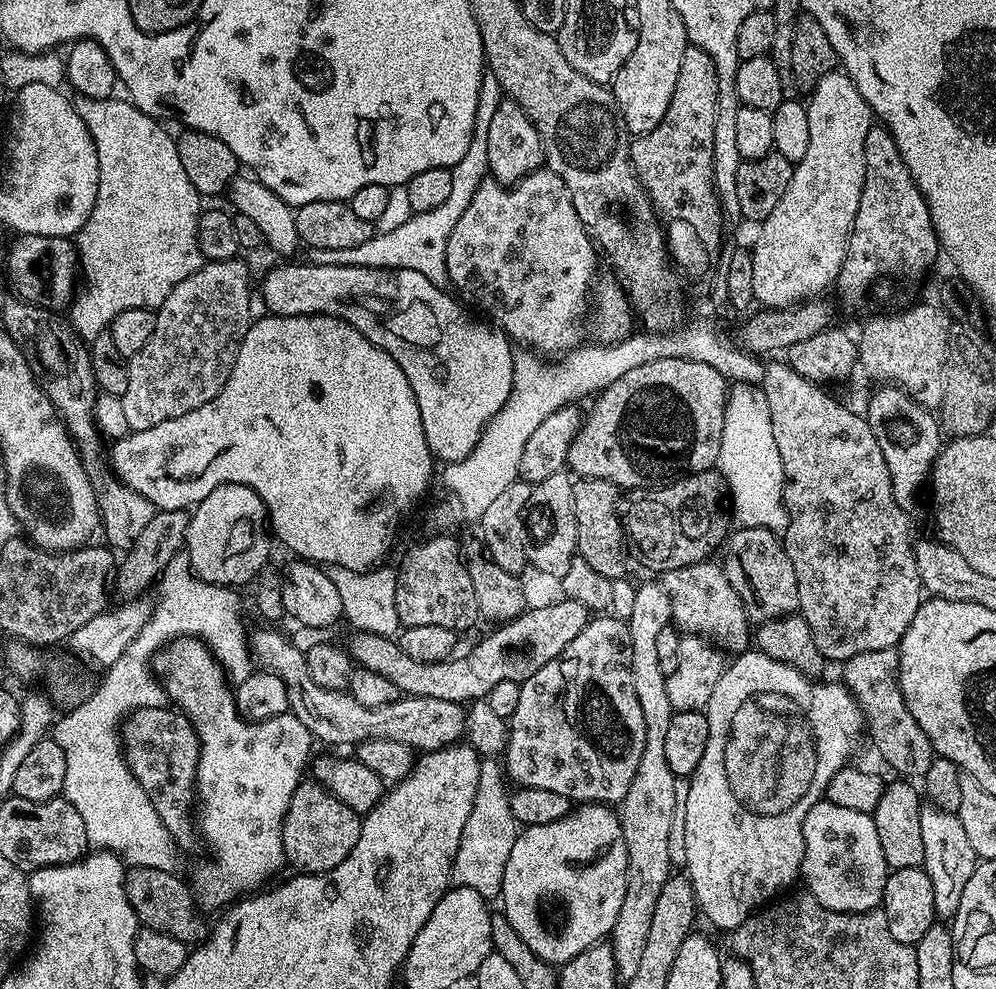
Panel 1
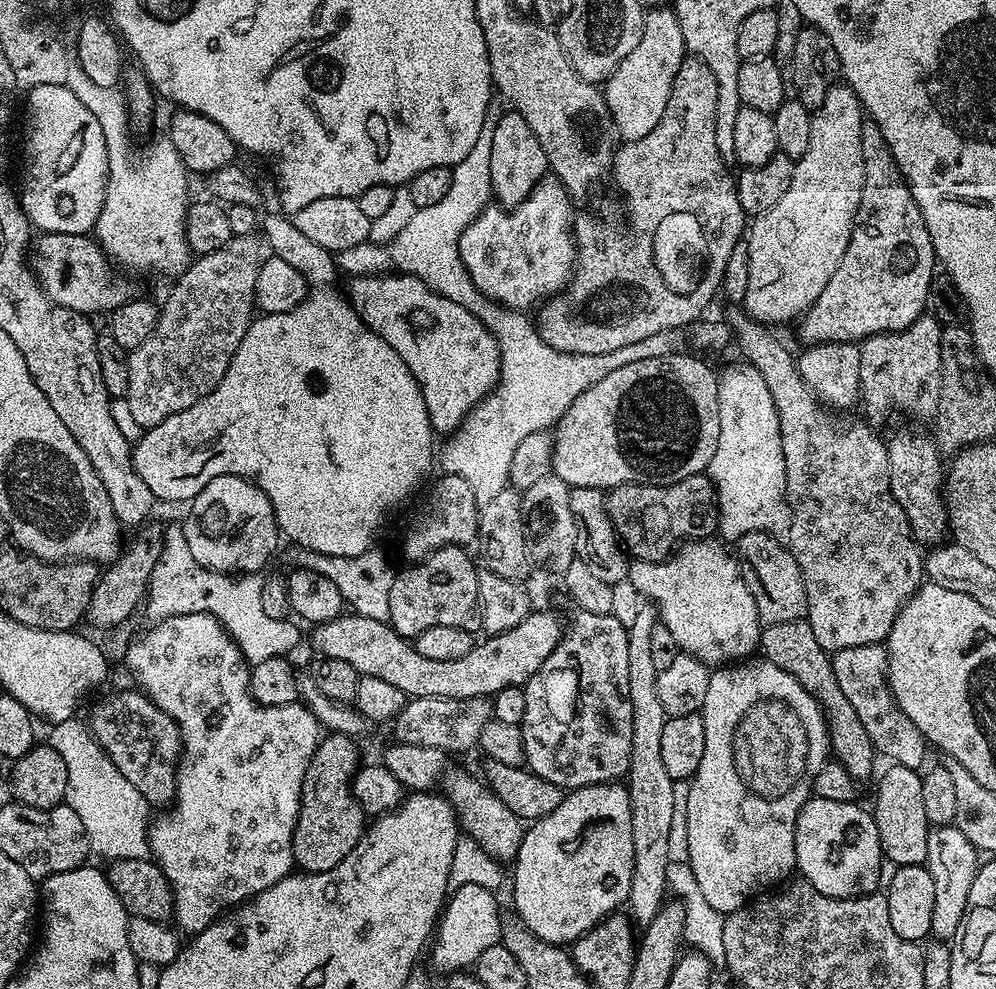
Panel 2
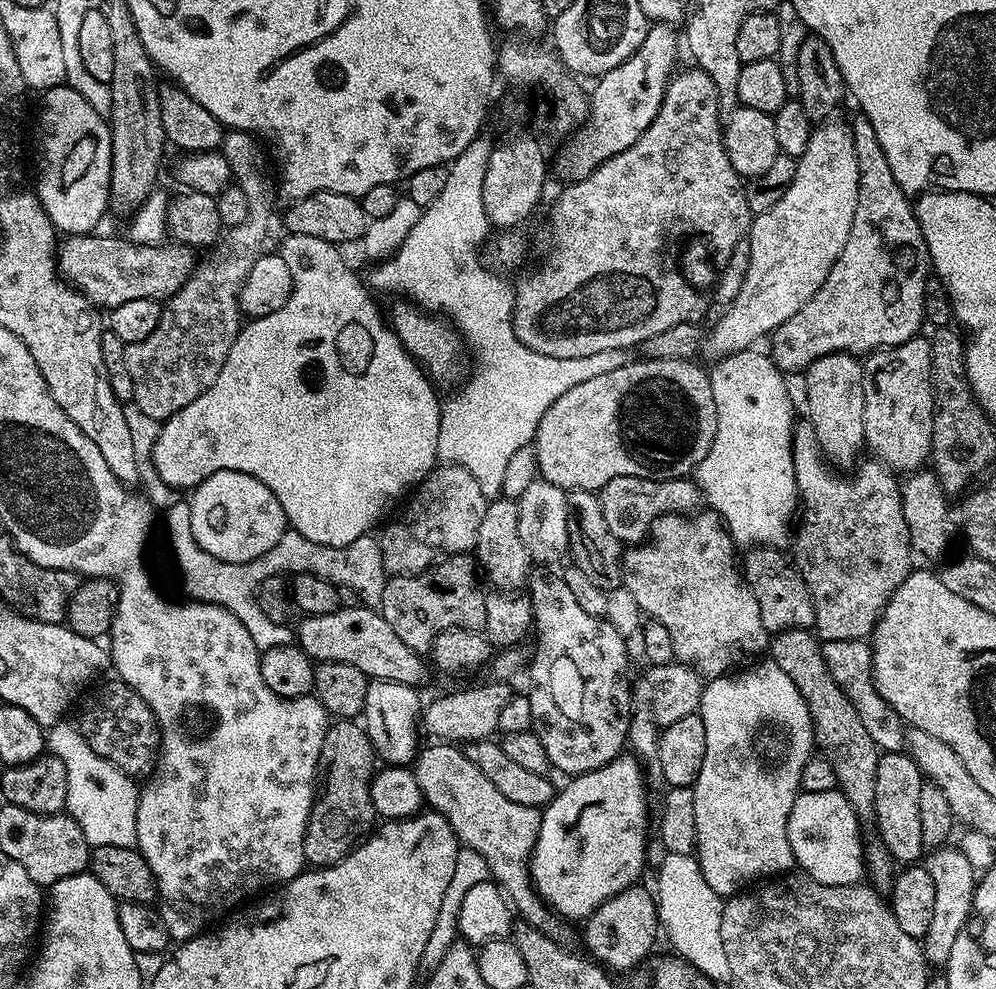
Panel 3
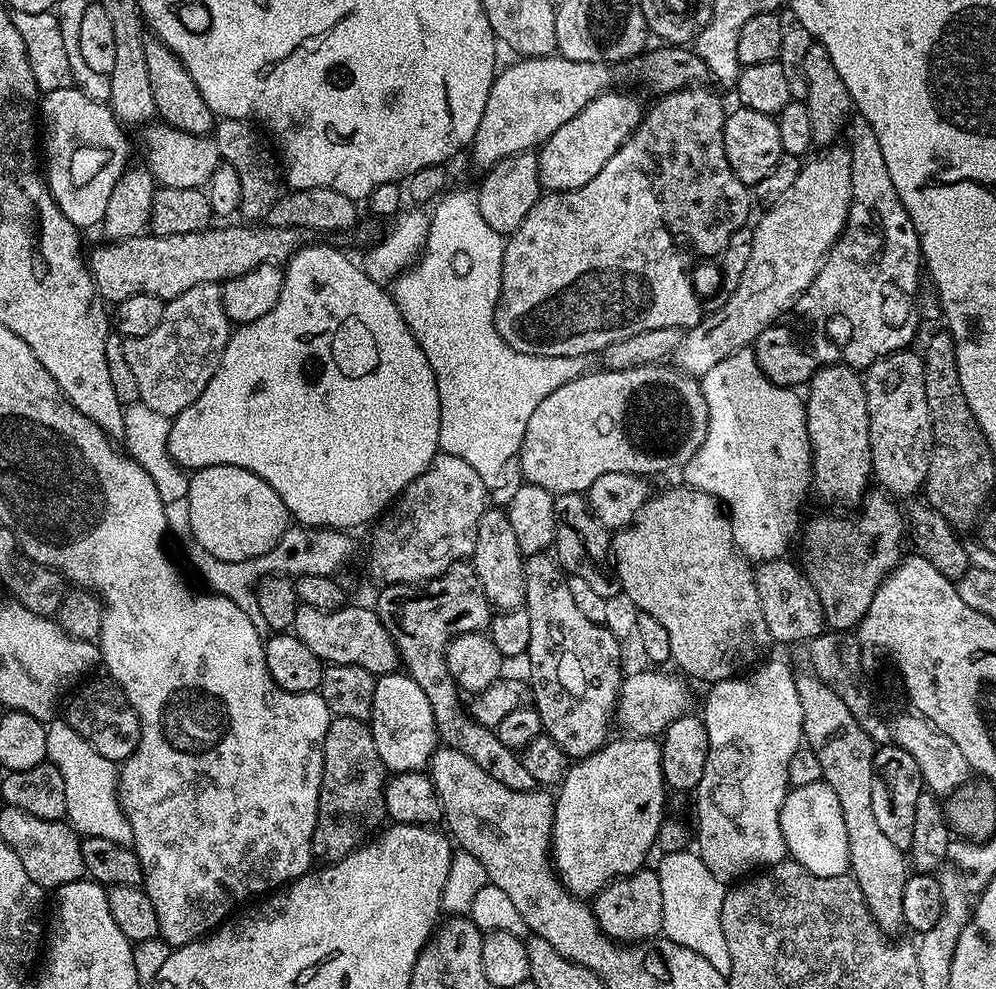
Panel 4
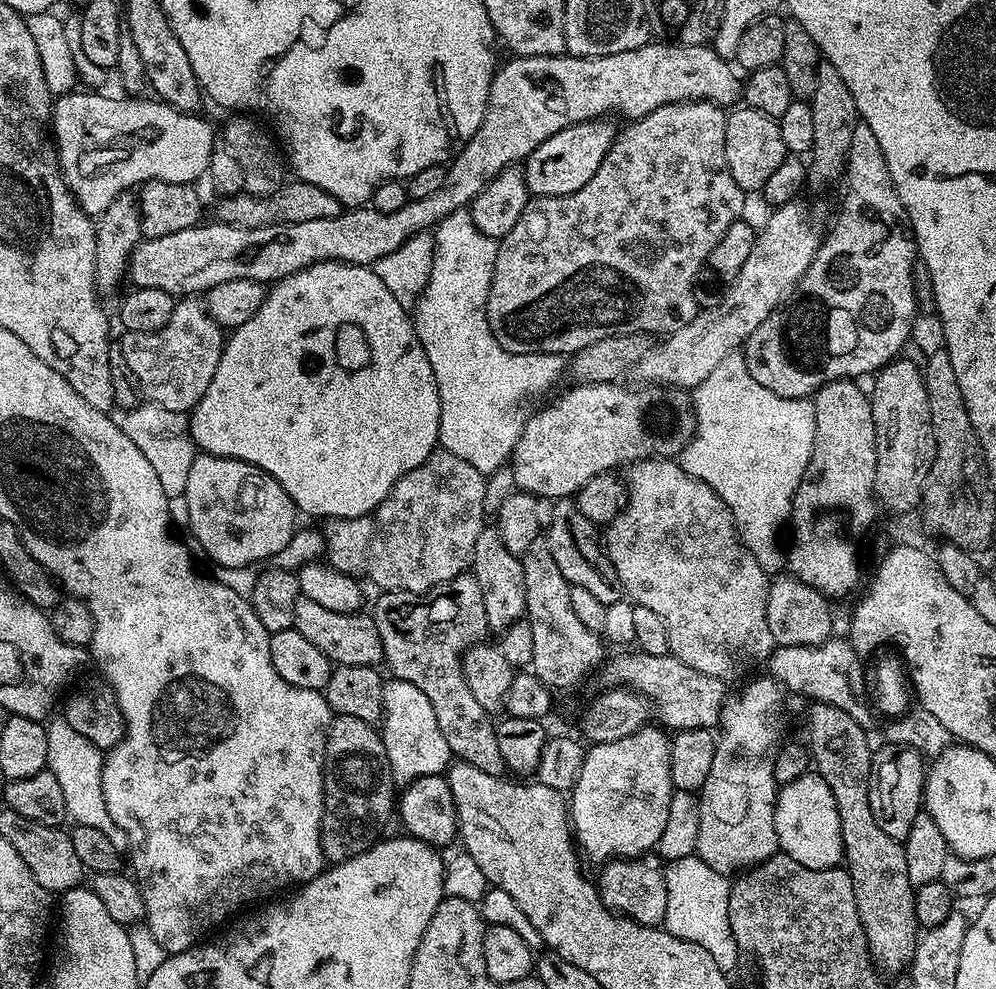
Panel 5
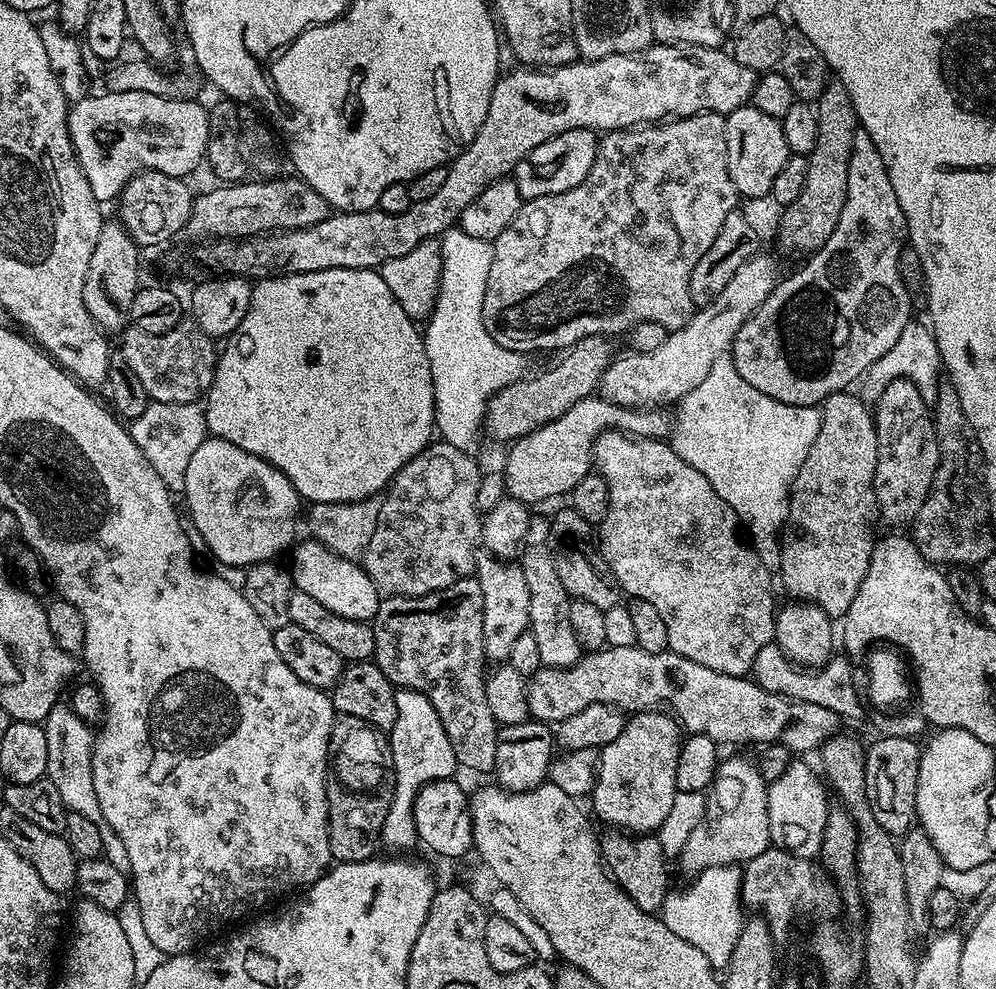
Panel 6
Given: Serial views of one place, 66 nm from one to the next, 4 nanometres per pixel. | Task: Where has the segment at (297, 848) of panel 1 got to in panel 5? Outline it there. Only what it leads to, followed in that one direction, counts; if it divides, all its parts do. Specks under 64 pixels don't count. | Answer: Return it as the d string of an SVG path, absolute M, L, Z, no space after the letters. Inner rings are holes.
M336 716L328 725L324 751L324 809L320 841L325 861L341 864L372 847L381 839L384 823L394 816L398 792L392 783L386 746L373 725L362 718Z

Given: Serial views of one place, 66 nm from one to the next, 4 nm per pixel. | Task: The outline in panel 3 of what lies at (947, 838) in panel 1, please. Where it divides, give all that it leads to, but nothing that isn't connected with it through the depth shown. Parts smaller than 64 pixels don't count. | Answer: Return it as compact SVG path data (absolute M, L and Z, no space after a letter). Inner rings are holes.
M941 846L931 849L932 856L926 861L926 867L930 878L934 878L934 915L930 921L930 930L922 938L924 958L929 965L947 965L950 958L950 950L954 950L954 942L958 934L962 934L962 926L966 926L969 916L972 914L972 903L978 883L978 872L972 868L958 846Z

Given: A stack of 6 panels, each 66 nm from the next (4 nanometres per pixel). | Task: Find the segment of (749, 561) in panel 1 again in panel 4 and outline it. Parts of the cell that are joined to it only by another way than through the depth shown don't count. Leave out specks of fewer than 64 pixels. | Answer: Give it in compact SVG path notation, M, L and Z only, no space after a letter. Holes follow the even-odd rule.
M791 559L771 560L765 564L755 565L756 585L758 586L758 602L762 602L762 618L766 618L766 630L772 635L773 641L780 644L800 644L822 635L826 630L822 602L818 602L818 590L808 581L799 563L791 564Z

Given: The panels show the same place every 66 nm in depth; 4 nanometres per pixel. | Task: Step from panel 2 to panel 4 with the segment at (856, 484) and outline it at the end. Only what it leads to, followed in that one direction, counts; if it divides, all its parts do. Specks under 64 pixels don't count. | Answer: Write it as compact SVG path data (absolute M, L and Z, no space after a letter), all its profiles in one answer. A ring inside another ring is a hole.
M872 490L865 495L862 503L859 505L858 511L860 513L857 516L848 516L852 514L840 514L844 516L816 516L808 525L805 523L802 528L802 536L804 532L804 560L802 559L802 567L804 573L808 575L808 581L814 586L814 590L818 590L818 602L822 602L822 614L824 615L825 625L829 629L837 632L846 632L855 629L859 625L860 620L866 614L866 610L870 610L870 602L874 602L874 594L882 582L892 573L896 565L900 563L902 559L902 551L900 552L900 543L906 540L906 516L900 513L900 508L895 499L889 496L887 492L883 490Z

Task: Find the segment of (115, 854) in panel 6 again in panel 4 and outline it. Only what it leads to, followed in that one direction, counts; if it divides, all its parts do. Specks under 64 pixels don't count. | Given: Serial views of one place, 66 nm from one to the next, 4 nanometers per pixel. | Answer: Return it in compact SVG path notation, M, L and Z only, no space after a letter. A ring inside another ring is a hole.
M60 718L53 719L46 727L46 750L48 751L48 760L58 766L58 770L62 774L62 782L66 782L67 823L71 824L81 837L101 836L110 838L110 842L131 845L130 822L121 810L118 799L117 765L113 761L102 758L102 754L98 754L98 750L94 750L94 746L90 746L90 742L86 742L86 738L82 738L82 734L78 734L78 730L74 730Z

